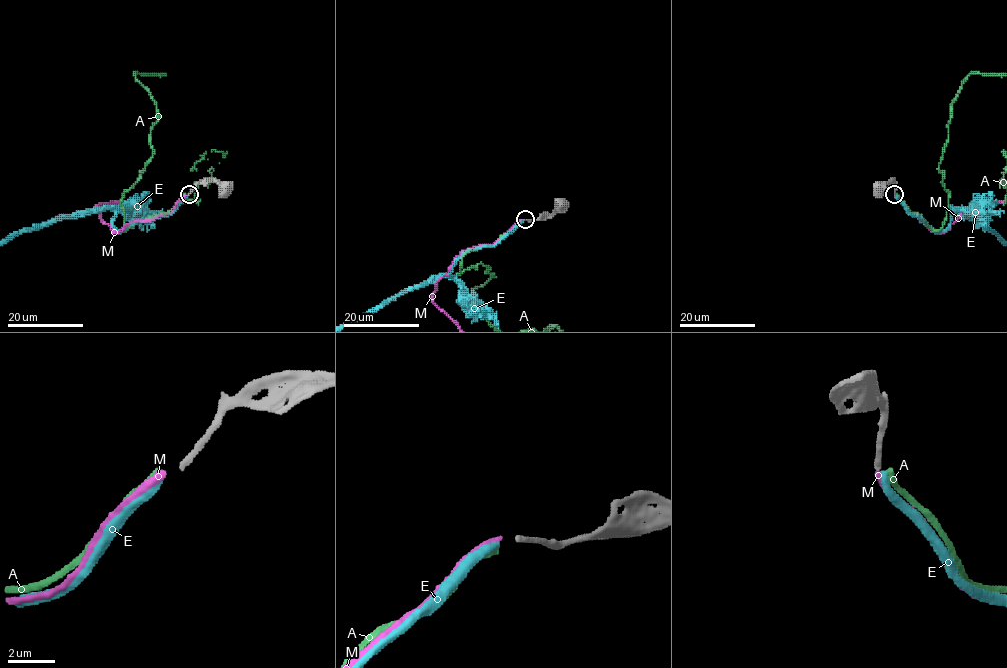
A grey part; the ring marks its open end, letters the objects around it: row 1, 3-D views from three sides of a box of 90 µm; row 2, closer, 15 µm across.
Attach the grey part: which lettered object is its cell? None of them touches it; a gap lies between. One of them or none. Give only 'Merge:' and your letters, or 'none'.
Merge: M

